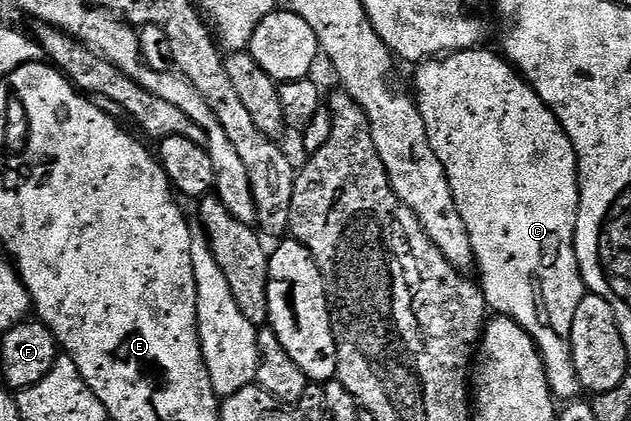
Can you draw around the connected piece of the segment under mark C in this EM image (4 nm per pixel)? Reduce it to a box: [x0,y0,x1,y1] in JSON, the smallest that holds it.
[414,47,588,403]

